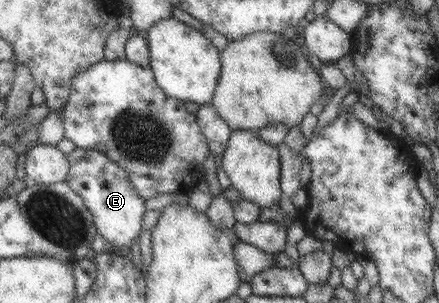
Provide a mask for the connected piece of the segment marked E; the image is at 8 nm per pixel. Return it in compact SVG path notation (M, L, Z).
M76 147L68 153L70 172L66 182L85 199L87 209L93 214L98 234L115 247L129 247L141 233L144 200L131 184L129 174L106 156L101 150Z

